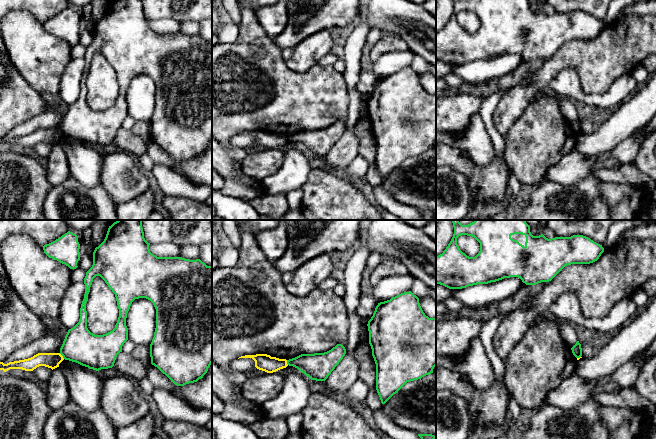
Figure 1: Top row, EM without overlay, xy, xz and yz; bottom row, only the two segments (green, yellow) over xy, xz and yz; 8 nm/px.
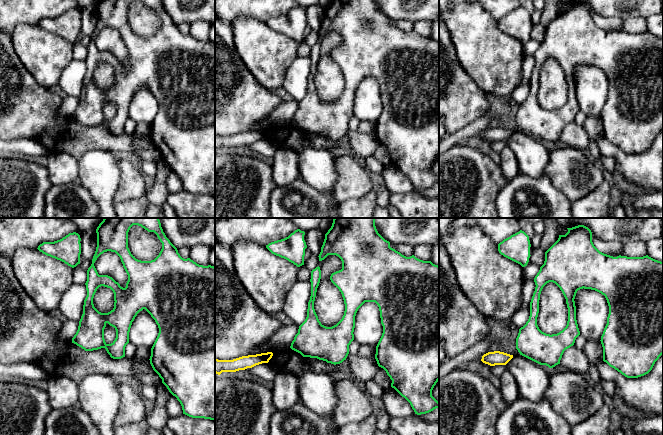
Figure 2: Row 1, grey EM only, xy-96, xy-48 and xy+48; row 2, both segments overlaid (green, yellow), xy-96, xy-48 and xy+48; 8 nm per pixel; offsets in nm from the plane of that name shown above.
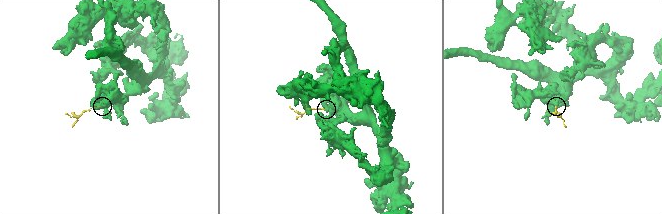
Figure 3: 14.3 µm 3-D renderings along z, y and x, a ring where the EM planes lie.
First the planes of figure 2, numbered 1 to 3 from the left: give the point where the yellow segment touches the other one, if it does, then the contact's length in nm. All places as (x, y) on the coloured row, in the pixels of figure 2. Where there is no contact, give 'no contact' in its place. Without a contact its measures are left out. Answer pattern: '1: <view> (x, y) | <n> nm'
1: no contact
2: no contact
3: no contact

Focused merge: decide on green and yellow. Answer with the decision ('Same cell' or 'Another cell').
Another cell

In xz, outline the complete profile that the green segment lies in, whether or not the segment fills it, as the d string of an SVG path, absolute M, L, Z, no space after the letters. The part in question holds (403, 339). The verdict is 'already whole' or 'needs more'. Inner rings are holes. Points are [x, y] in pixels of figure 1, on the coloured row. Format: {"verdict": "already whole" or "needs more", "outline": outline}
{"verdict": "already whole", "outline": "M411 291L378 303L367 326L382 404L407 382L433 373L436 318L425 315Z"}

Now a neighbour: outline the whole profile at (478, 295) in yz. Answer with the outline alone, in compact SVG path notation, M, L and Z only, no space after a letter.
M518 277L504 278L488 284L477 284L462 289L451 289L452 297L463 306L476 308L502 301L515 294L522 284Z

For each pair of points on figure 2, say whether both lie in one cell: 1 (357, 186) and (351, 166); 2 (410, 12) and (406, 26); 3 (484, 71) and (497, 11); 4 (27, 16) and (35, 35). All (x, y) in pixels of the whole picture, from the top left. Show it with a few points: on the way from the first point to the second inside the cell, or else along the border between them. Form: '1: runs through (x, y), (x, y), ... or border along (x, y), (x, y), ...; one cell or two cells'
1: runs through (354, 181), (351, 171); one cell
2: border along (390, 18), (410, 21), (412, 23); two cells
3: border along (486, 10), (497, 20); two cells
4: border along (36, 24), (19, 23), (10, 34); two cells

